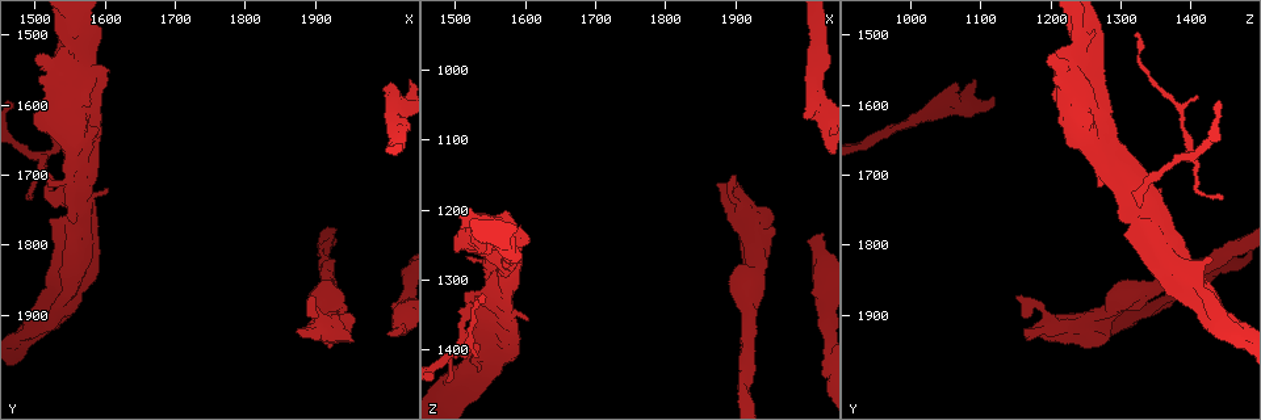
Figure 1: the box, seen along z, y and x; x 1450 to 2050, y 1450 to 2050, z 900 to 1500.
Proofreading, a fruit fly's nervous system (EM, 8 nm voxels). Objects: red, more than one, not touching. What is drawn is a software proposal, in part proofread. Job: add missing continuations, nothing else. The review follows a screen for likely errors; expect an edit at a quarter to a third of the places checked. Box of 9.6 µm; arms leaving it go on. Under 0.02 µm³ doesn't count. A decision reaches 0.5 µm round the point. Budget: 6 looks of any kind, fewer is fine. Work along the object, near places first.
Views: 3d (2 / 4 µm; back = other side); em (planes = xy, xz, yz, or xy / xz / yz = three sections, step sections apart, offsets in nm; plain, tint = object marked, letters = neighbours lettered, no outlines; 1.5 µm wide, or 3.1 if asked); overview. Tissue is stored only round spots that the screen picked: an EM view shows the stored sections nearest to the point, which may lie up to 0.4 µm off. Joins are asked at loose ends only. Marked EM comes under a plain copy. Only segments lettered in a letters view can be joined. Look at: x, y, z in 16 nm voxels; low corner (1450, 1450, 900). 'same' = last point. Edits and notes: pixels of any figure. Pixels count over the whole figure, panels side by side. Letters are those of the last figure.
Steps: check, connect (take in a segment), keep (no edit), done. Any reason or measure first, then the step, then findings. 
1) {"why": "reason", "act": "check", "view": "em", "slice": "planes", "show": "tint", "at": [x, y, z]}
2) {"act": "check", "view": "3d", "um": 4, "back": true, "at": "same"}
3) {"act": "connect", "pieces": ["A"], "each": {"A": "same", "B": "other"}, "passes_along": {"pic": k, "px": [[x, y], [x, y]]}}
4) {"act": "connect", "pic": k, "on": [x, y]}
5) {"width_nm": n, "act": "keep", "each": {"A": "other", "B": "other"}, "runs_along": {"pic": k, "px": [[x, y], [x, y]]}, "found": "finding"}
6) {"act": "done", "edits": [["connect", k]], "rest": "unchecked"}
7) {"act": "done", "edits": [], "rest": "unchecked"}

{"why": "free end", "act": "check", "view": "3d", "um": 4, "at": [2005, 1930, 1240]}

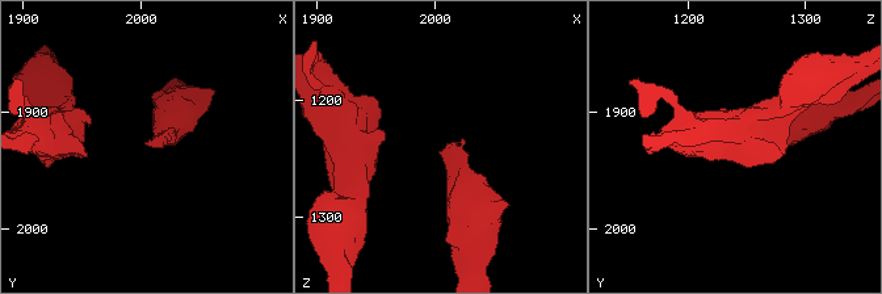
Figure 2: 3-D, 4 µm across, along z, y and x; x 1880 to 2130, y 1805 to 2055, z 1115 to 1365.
{"act": "check", "view": "em", "slice": "planes", "show": "letters", "at": [2006, 1930, 1240]}

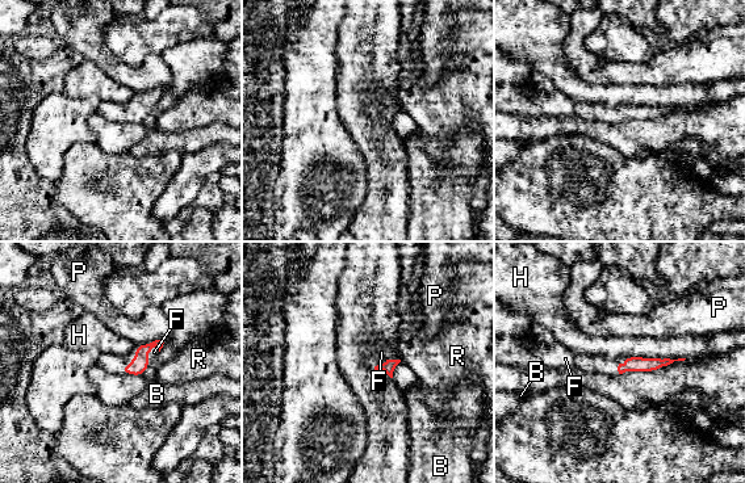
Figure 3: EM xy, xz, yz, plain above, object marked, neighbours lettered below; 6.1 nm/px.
{"act": "connect", "pieces": ["F"], "each": {"B": "other", "F": "same", "H": "other", "P": "other", "R": "other"}, "passes_along": {"pic": 3, "px": [[138, 366], [146, 355], [154, 352]]}, "found": "it goes on there"}

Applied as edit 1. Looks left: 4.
{"why": "branch stops here", "act": "check", "view": "3d", "um": 4, "at": [1875, 1925, 1160]}

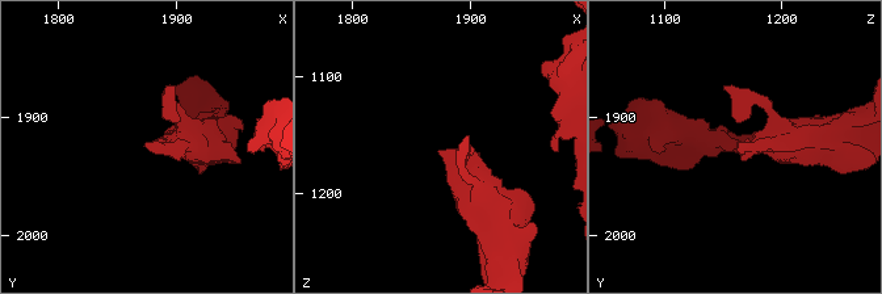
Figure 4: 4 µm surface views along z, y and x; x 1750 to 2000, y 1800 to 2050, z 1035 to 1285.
{"why": "now the EM", "act": "check", "view": "em", "slice": "planes", "show": "letters", "at": [1874, 1924, 1162]}

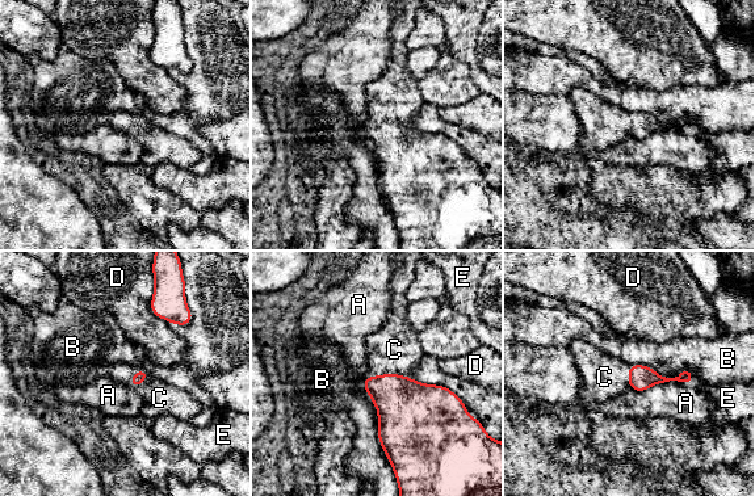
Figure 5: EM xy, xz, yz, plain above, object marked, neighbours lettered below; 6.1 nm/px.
{"act": "connect", "pieces": ["C"], "each": {"A": "other", "B": "other", "C": "same", "D": "other", "E": "other"}, "passes_along": {"pic": 5, "px": [[138, 378], [131, 377], [159, 398]]}, "found": "it goes on there"}

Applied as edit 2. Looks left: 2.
{"act": "done", "edits": [["connect", 3], ["connect", 5]], "rest": "unchecked"}

